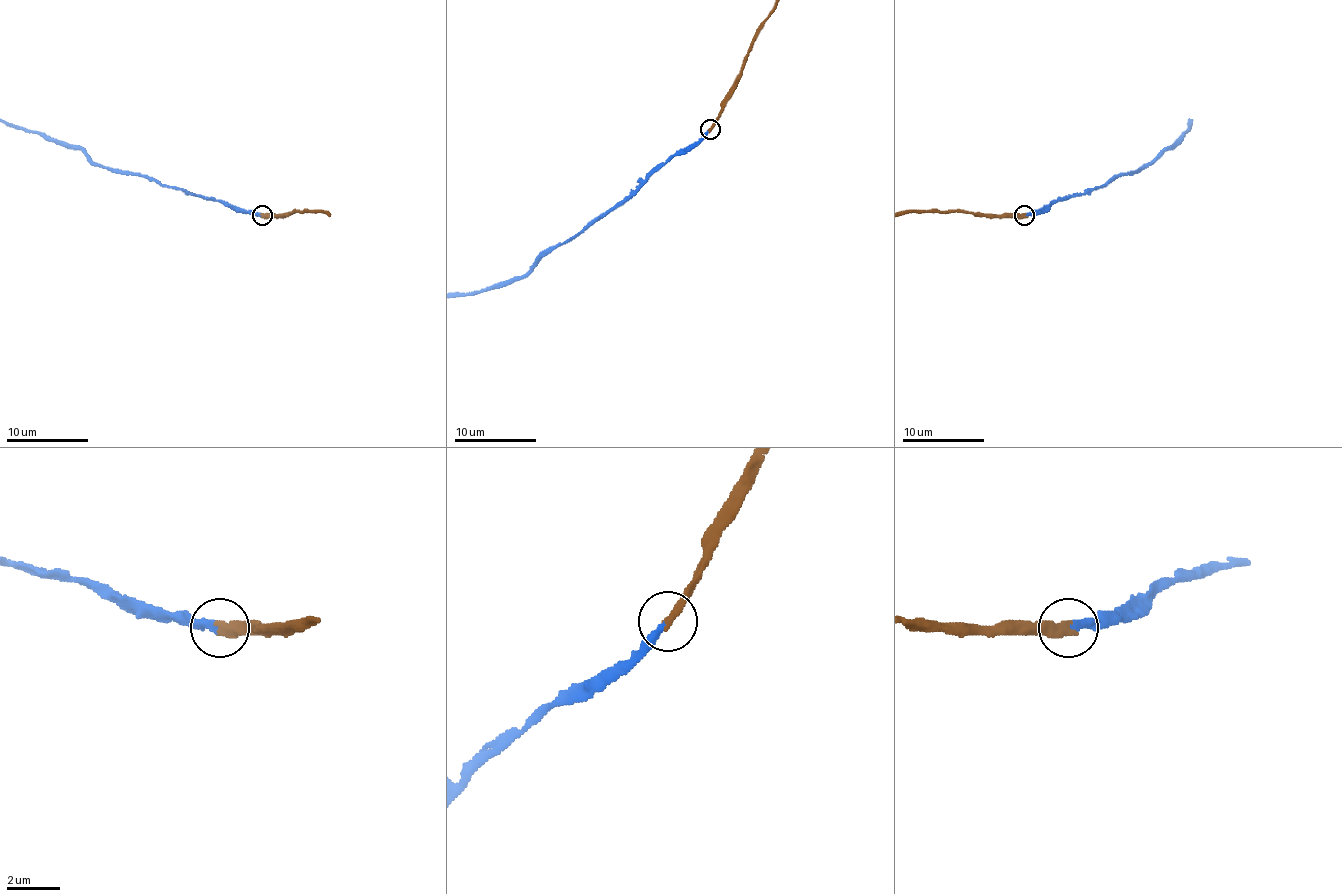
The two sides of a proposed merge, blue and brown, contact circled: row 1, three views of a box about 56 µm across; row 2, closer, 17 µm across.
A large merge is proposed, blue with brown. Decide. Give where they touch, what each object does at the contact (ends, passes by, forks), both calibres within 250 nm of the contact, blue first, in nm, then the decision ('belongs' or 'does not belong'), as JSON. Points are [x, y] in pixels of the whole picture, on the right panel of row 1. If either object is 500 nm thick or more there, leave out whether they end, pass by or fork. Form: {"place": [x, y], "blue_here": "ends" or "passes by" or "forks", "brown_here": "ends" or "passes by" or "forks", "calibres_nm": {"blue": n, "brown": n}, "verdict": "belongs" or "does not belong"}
{"place": [1024, 215], "blue_here": "ends", "brown_here": "ends", "calibres_nm": {"blue": 280, "brown": 360}, "verdict": "belongs"}

